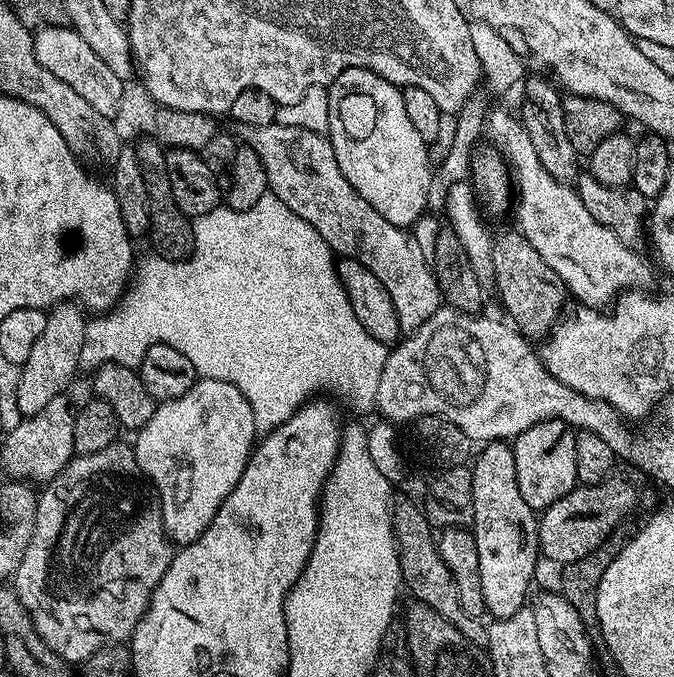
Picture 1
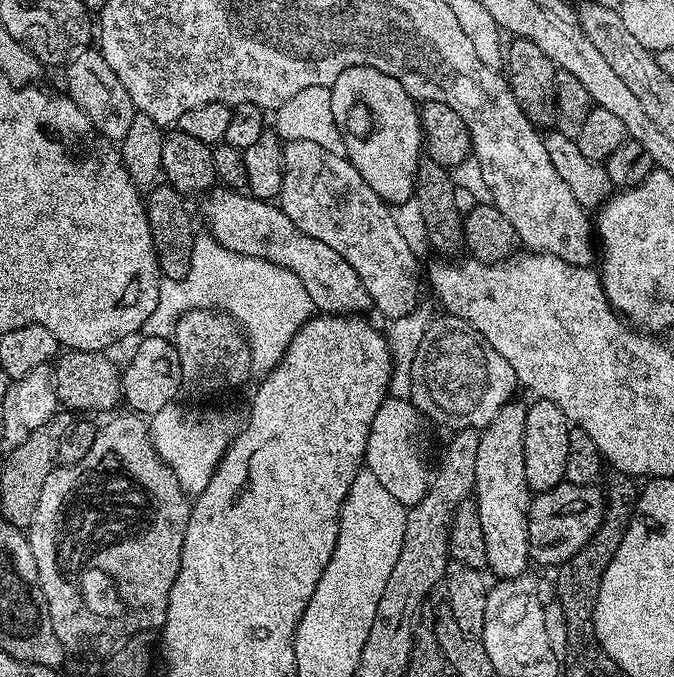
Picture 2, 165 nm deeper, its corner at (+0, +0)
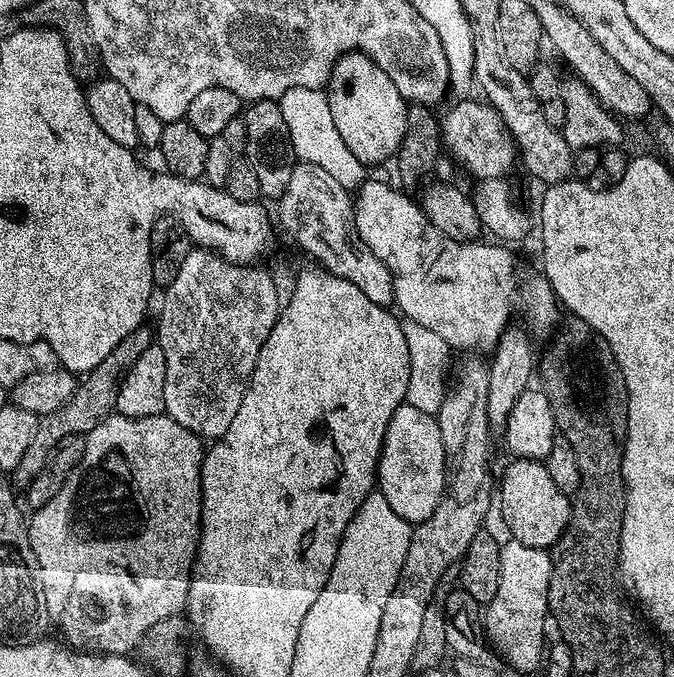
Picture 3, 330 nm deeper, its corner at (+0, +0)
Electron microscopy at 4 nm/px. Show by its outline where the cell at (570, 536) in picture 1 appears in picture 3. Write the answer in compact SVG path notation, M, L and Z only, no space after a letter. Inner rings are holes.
M539 460L511 461L512 465L498 480L498 508L500 516L508 527L508 536L522 542L522 546L551 549L562 538L572 517L572 500L550 478L547 463Z

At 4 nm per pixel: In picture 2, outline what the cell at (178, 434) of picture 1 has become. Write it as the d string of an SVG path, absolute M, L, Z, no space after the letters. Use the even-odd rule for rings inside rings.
M173 402L162 406L162 410L158 410L150 417L150 431L152 445L159 454L160 461L174 474L174 478L178 480L178 486L187 492L189 497L195 498L202 490L206 490L210 478L220 465L221 458L231 446L238 431L238 420L236 424L235 414L223 412L220 408L183 408L180 402Z

